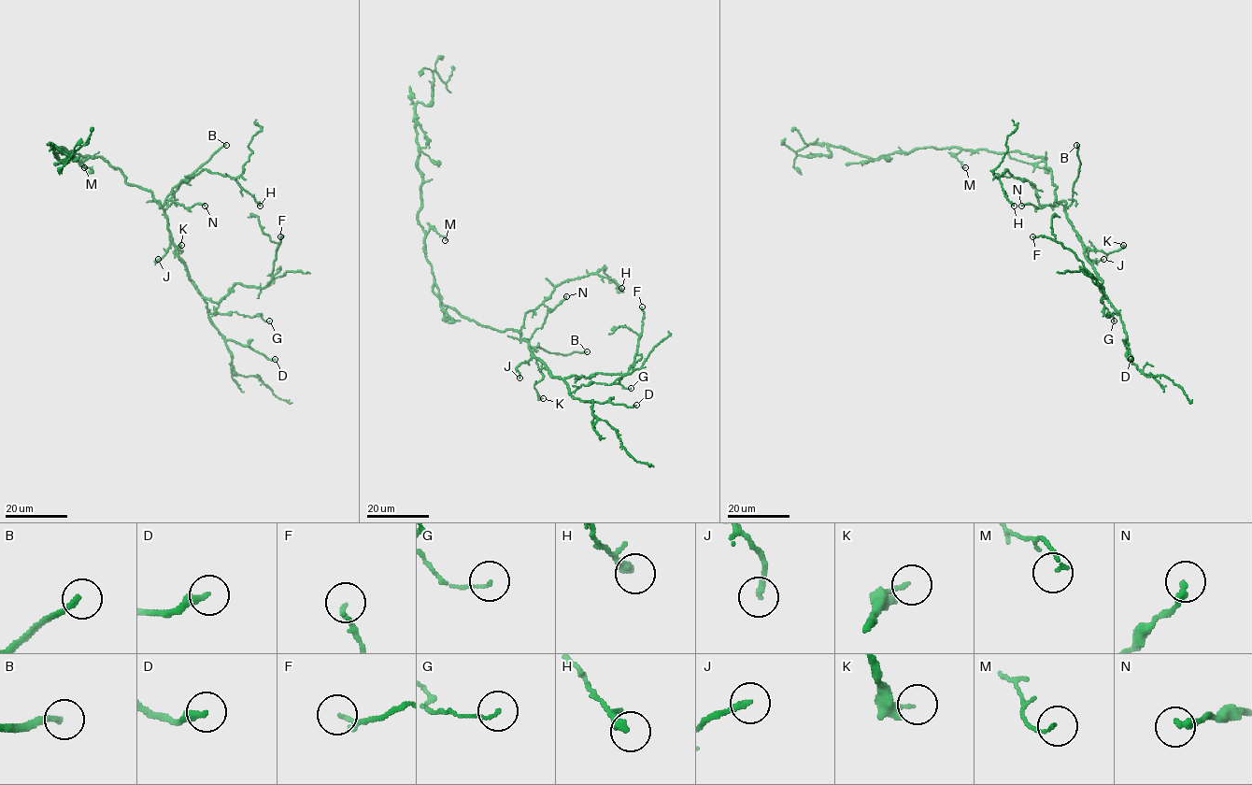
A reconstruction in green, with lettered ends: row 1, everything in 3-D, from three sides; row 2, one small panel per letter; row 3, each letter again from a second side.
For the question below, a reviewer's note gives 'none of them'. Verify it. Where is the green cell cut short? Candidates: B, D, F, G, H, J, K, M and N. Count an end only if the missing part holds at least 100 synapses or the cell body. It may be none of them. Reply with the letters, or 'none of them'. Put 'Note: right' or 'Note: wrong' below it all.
B
Note: wrong

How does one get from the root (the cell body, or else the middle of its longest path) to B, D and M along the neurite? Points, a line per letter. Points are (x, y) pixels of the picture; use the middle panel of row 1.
B: (482, 326), (501, 331), (512, 329), (519, 335), (519, 339), (528, 340), (529, 347), (550, 353), (587, 351)
D: (482, 326), (516, 330), (519, 339), (529, 343), (531, 353), (567, 385), (574, 398), (636, 405)
M: (482, 326), (445, 306), (433, 291), (434, 277), (426, 259), (424, 238), (433, 229), (445, 240)

